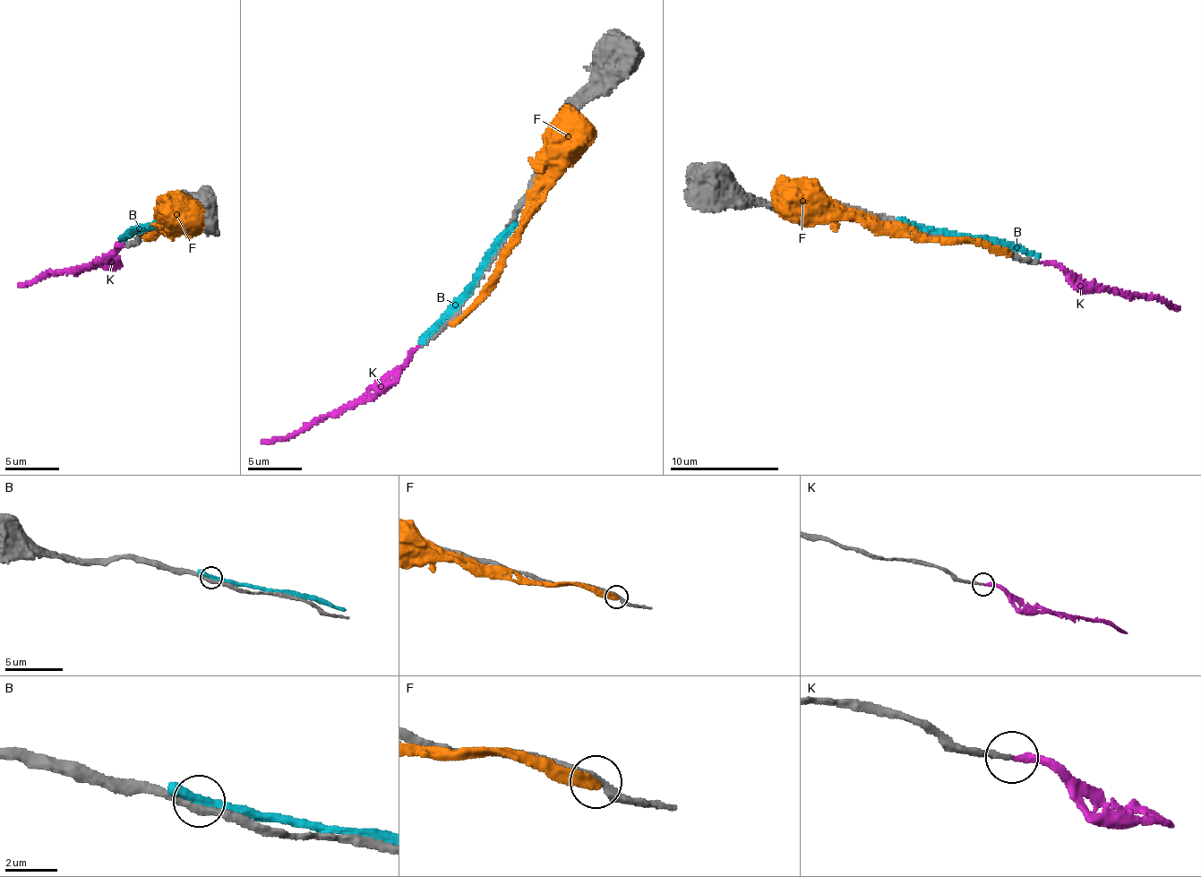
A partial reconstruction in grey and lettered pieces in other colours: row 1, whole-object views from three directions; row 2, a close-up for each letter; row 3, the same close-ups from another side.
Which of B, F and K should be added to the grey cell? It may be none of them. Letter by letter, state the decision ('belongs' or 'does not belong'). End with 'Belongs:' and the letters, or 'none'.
B: does not belong
F: does not belong
K: belongs
Belongs: K

